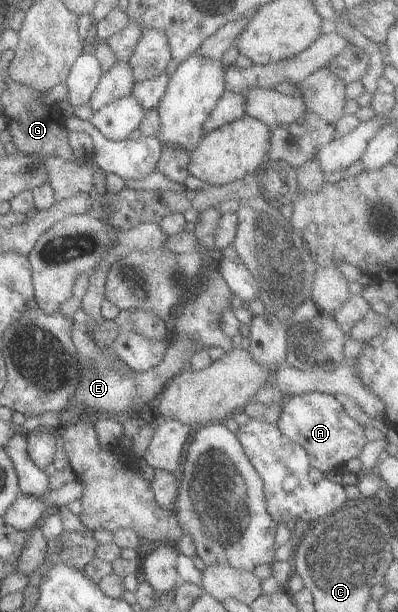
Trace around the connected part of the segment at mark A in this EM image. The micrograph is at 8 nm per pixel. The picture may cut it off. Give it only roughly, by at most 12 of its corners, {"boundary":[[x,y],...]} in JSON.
{"boundary":[[328,393],[288,396],[275,424],[322,474],[357,458],[363,425]]}

